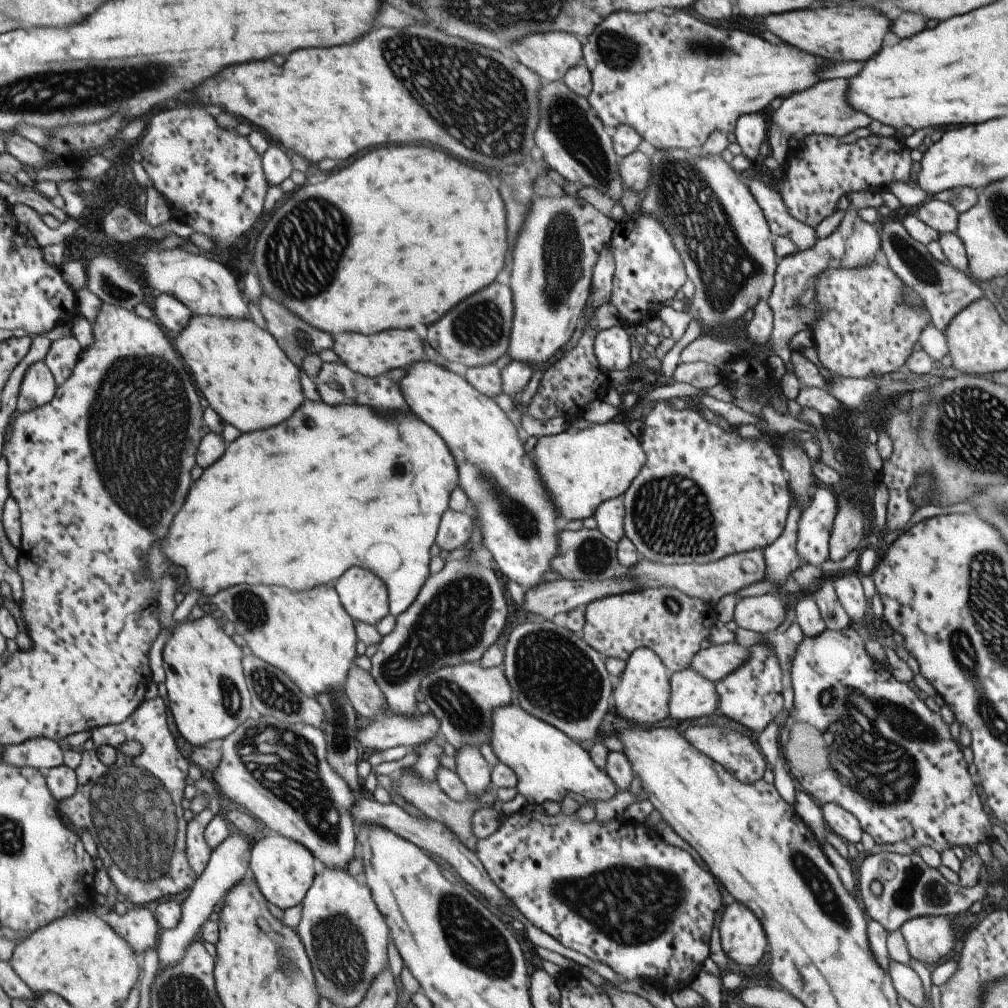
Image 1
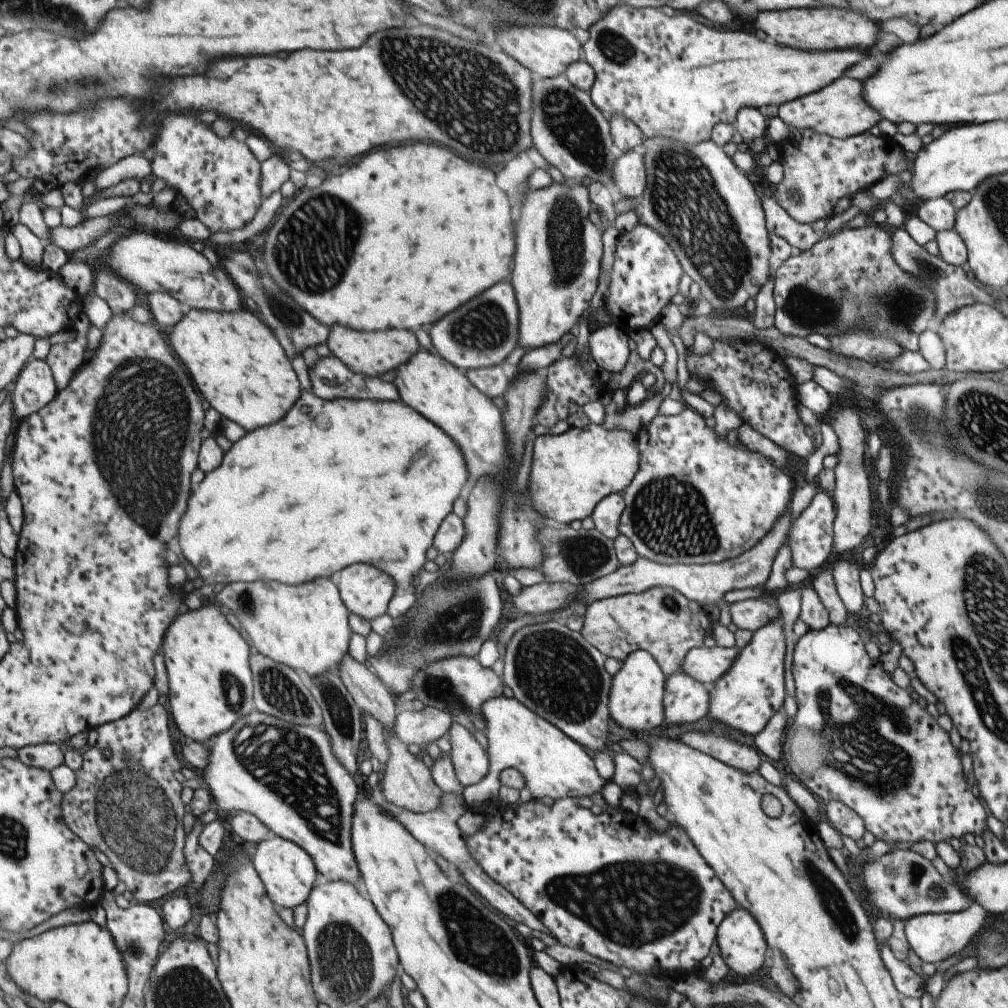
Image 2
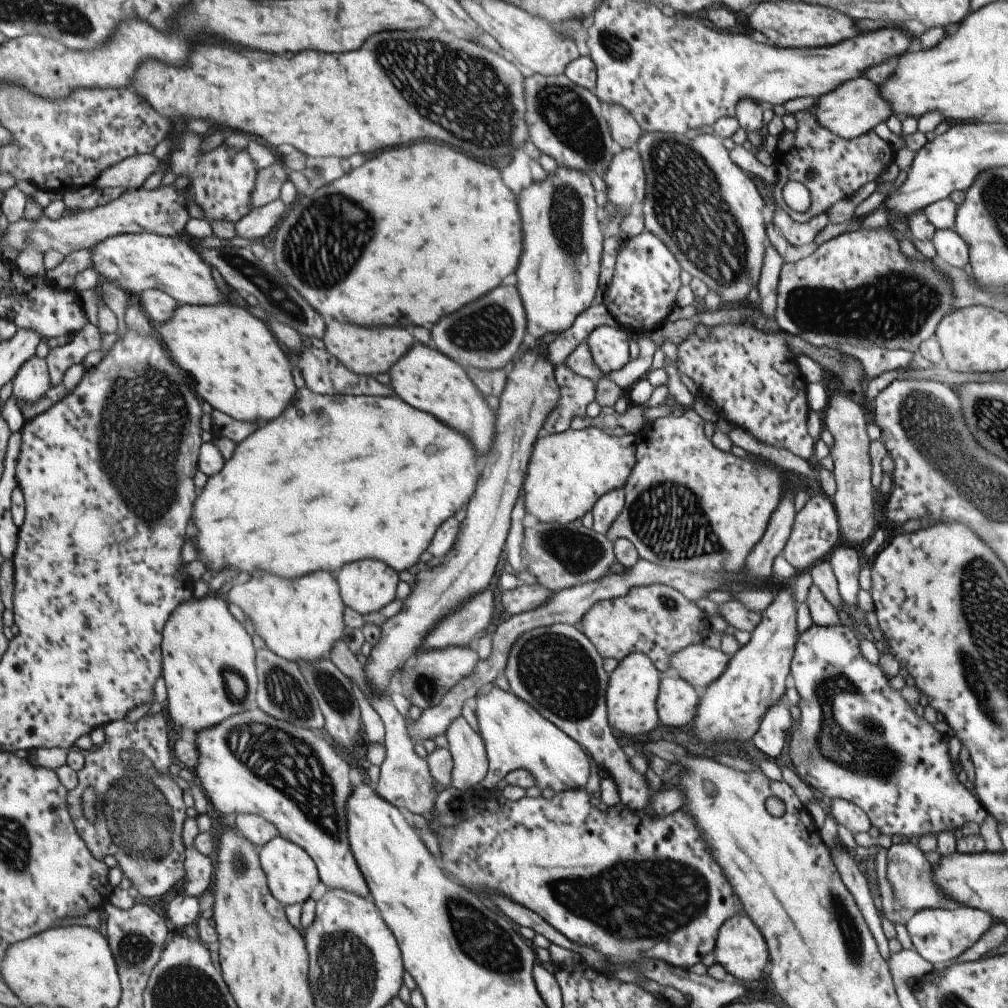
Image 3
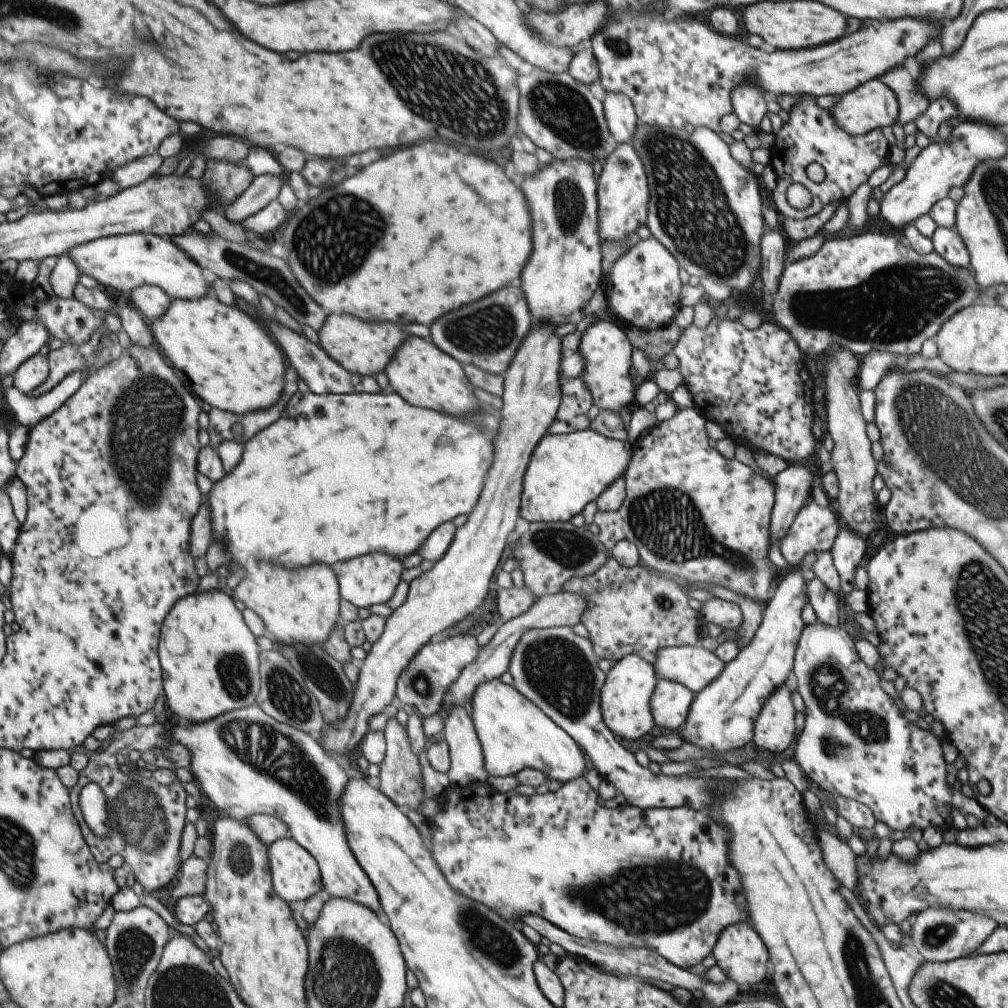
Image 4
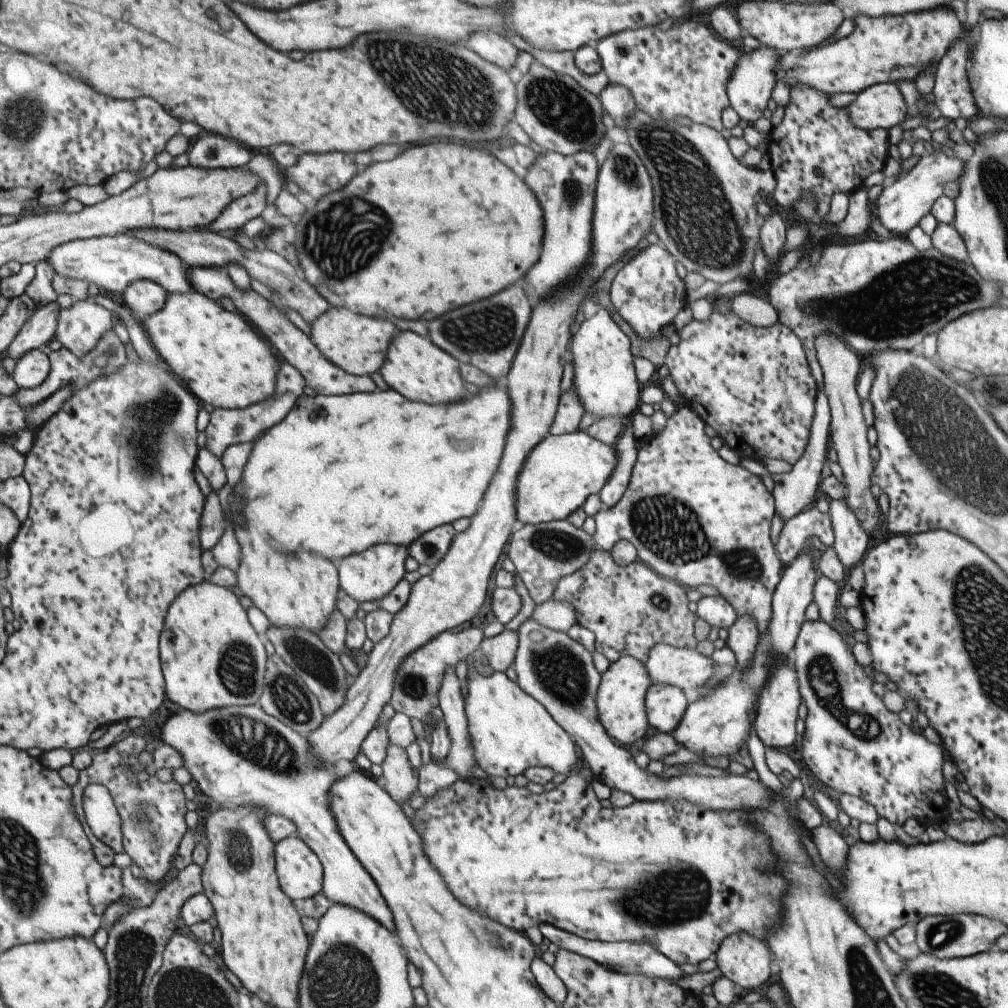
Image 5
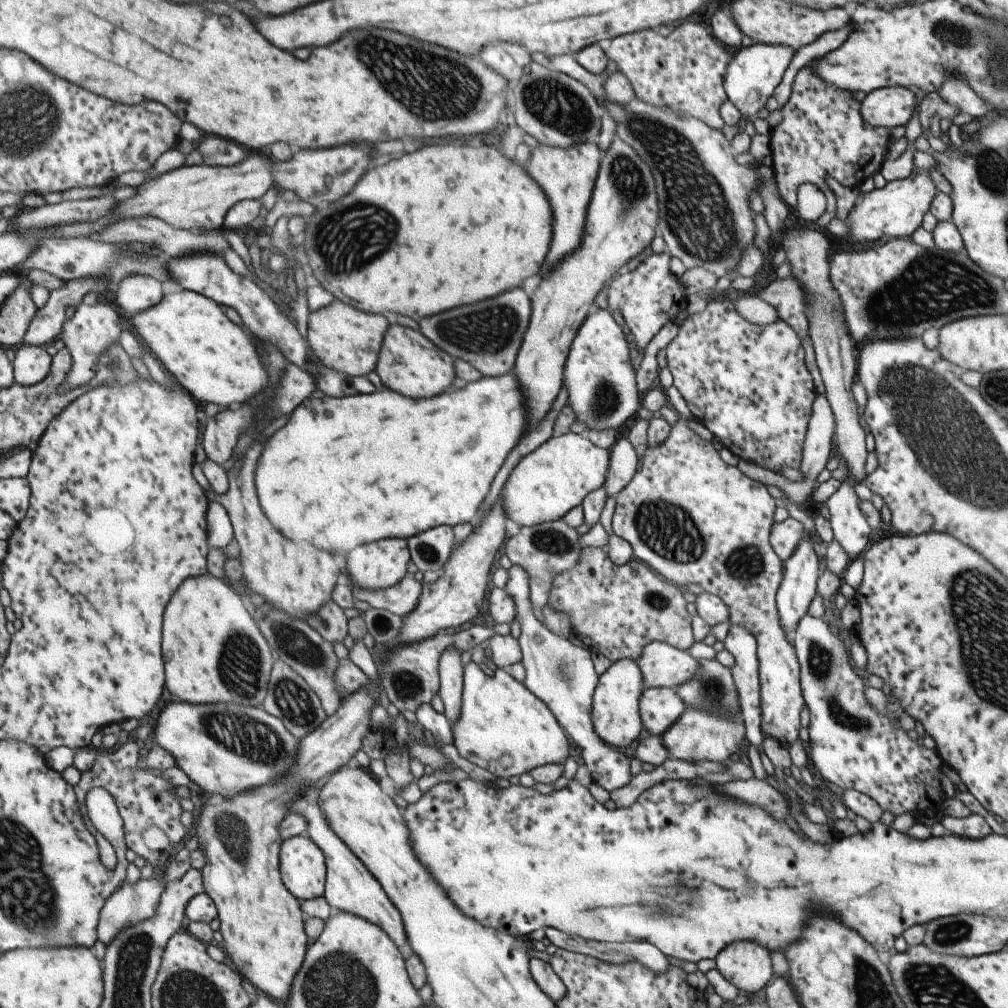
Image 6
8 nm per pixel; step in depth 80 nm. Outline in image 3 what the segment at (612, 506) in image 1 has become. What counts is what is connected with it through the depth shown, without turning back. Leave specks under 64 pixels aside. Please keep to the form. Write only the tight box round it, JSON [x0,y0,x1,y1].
[591,488,624,534]

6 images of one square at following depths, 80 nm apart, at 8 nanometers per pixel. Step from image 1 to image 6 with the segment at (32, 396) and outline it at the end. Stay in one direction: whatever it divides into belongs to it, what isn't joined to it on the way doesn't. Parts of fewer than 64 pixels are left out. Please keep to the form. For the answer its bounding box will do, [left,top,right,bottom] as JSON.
[13,344,54,386]

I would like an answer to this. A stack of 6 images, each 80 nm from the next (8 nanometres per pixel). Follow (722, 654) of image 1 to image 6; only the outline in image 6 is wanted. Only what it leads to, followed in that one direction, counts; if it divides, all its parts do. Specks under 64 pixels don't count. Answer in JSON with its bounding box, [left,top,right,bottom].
[634,641,698,690]

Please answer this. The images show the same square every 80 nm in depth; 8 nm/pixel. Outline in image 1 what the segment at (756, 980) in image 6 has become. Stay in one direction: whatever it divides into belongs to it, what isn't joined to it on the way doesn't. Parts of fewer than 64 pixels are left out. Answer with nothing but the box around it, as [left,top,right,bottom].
[717,902,765,969]

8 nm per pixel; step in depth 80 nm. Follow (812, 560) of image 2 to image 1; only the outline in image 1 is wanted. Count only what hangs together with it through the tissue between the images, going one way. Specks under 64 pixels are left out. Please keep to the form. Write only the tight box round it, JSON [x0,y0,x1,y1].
[796,486,837,565]

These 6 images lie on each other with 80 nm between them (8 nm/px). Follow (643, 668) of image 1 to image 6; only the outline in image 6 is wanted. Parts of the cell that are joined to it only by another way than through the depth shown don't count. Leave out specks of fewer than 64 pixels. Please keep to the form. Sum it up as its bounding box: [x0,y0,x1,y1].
[590,659,643,747]

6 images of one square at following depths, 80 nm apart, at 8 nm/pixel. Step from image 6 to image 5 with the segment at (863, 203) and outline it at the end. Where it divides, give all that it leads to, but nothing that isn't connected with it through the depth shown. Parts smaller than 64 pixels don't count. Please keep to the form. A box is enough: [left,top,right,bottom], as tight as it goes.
[868,146,962,237]

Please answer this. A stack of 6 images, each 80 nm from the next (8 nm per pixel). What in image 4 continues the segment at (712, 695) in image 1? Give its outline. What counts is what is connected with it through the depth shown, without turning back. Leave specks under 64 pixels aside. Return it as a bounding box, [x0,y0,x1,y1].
[649,679,693,730]

